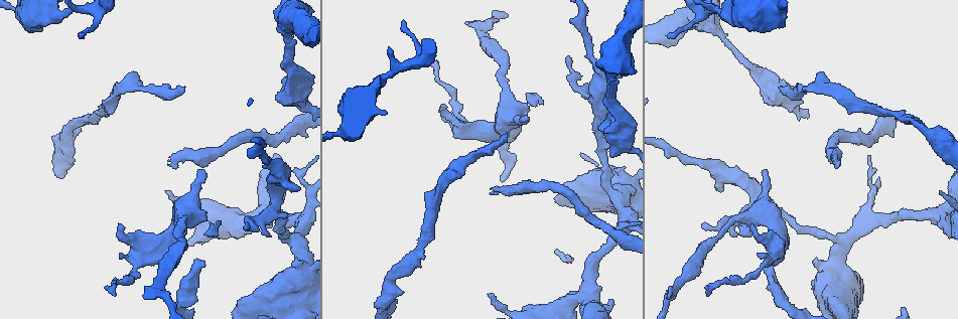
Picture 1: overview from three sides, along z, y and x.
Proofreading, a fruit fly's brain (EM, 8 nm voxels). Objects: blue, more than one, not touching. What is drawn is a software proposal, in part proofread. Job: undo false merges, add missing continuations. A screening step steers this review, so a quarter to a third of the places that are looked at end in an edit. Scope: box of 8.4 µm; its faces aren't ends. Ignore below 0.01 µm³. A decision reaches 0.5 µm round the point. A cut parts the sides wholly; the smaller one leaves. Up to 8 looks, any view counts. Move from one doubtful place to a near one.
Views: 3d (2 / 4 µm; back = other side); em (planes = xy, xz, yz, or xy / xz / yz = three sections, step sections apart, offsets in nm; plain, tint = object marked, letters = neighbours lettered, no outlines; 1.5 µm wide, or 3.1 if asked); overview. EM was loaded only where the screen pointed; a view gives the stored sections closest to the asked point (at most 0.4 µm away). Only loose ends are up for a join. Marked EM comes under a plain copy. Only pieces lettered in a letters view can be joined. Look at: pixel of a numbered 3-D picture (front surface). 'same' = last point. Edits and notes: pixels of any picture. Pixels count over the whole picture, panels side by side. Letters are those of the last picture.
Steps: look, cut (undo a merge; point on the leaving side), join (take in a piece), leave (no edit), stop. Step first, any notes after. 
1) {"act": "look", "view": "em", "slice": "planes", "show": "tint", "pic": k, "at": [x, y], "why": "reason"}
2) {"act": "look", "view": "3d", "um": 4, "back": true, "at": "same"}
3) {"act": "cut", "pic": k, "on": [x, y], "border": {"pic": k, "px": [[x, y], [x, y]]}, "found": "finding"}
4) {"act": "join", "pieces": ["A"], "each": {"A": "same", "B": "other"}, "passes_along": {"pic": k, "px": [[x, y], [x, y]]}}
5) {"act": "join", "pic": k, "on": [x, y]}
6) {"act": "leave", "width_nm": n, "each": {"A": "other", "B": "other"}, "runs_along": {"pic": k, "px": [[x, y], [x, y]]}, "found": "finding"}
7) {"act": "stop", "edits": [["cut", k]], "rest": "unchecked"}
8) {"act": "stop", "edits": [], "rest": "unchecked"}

{"act": "look", "view": "3d", "um": 4, "pic": 1, "at": [763, 170], "why": "free end"}

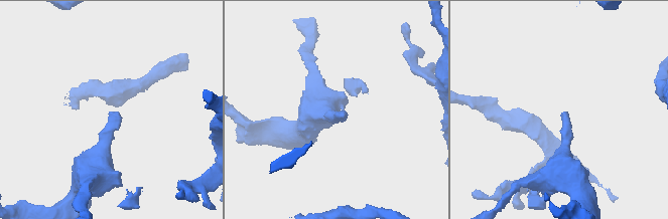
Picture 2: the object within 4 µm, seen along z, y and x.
{"act": "look", "view": "em", "slice": "xy", "step": 8, "show": "letters", "pic": 2, "at": [561, 113]}

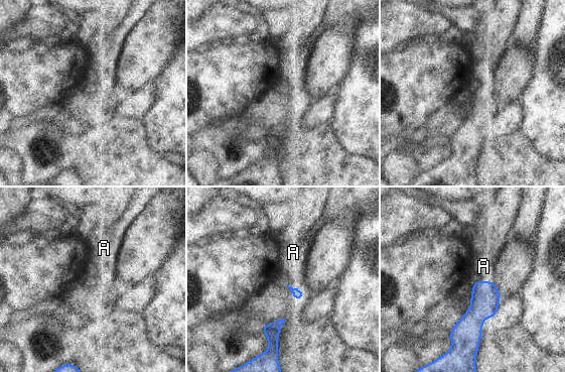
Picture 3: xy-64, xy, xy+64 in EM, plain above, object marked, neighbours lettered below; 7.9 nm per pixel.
{"act": "look", "view": "em", "slice": "planes", "show": "letters", "at": "same", "why": "cut it another way"}

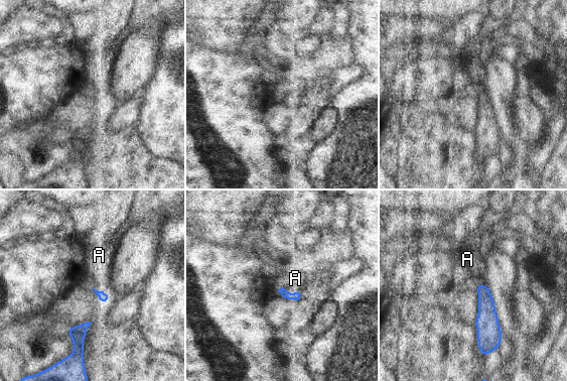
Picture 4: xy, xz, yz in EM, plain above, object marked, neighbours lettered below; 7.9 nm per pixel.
{"act": "join", "pieces": ["A"], "longest_contact_nm": ["A", 160], "each": {"A": "same"}, "found": "it goes on there"}

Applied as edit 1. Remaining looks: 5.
{"act": "look", "view": "overview"}

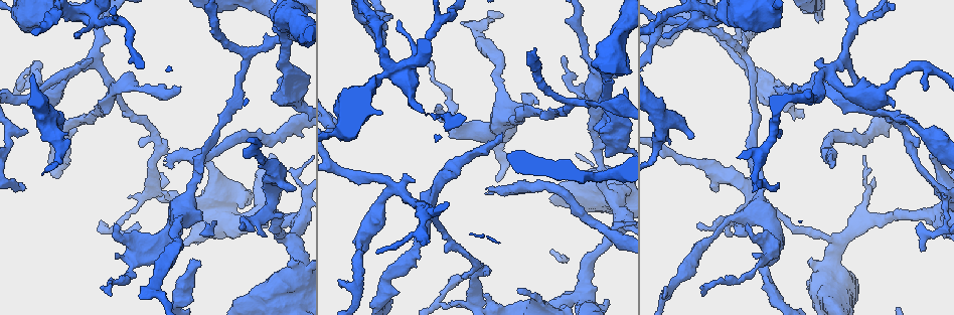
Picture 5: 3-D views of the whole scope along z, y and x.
{"act": "look", "view": "3d", "um": 4, "pic": 5, "at": [690, 139], "why": "free end"}

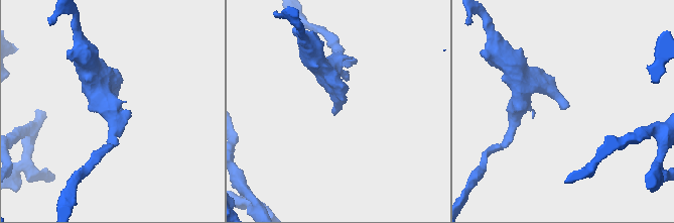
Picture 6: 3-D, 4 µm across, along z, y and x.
{"act": "look", "view": "em", "slice": "yz", "step": 4, "show": "letters", "pic": 6, "at": [565, 109], "why": "need the tissue"}

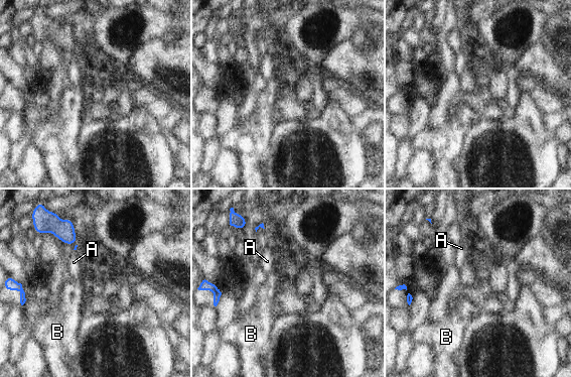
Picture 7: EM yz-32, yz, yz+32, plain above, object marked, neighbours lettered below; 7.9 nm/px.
{"act": "look", "view": "em", "slice": "planes", "show": "letters", "at": "same"}

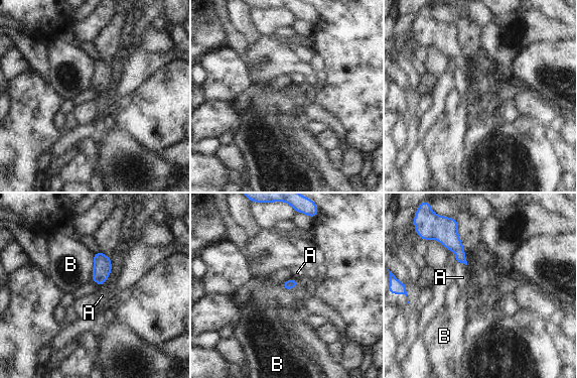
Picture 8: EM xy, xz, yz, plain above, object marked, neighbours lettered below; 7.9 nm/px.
{"act": "leave", "each": {"A": "other", "B": "other"}, "border": {"pic": 8, "px": [[93, 253], [93, 270], [90, 279]]}, "found": "none of them fits"}

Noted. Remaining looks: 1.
{"act": "look", "view": "em", "slice": "xy", "step": 8, "show": "letters", "pic": 5, "at": [181, 87], "why": "branch stops here"}

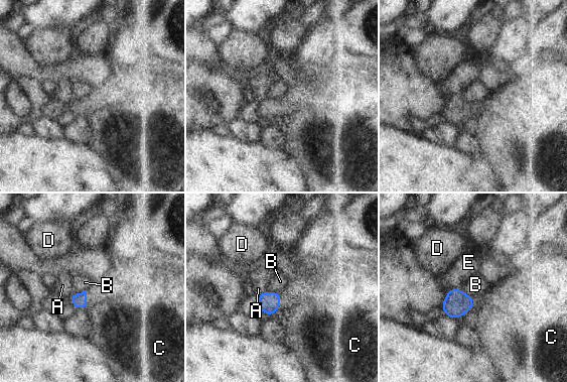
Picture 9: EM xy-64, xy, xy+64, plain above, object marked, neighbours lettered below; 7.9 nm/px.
{"act": "leave", "each": {"A": "other", "B": "other", "C": "other", "D": "other", "E": "other"}, "border": {"pic": 9, "px": [[458, 287], [472, 296]]}, "found": "no lettered piece goes on from it"}

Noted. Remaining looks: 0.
{"act": "stop", "edits": [["join", 4]], "rest": "unchecked"}

